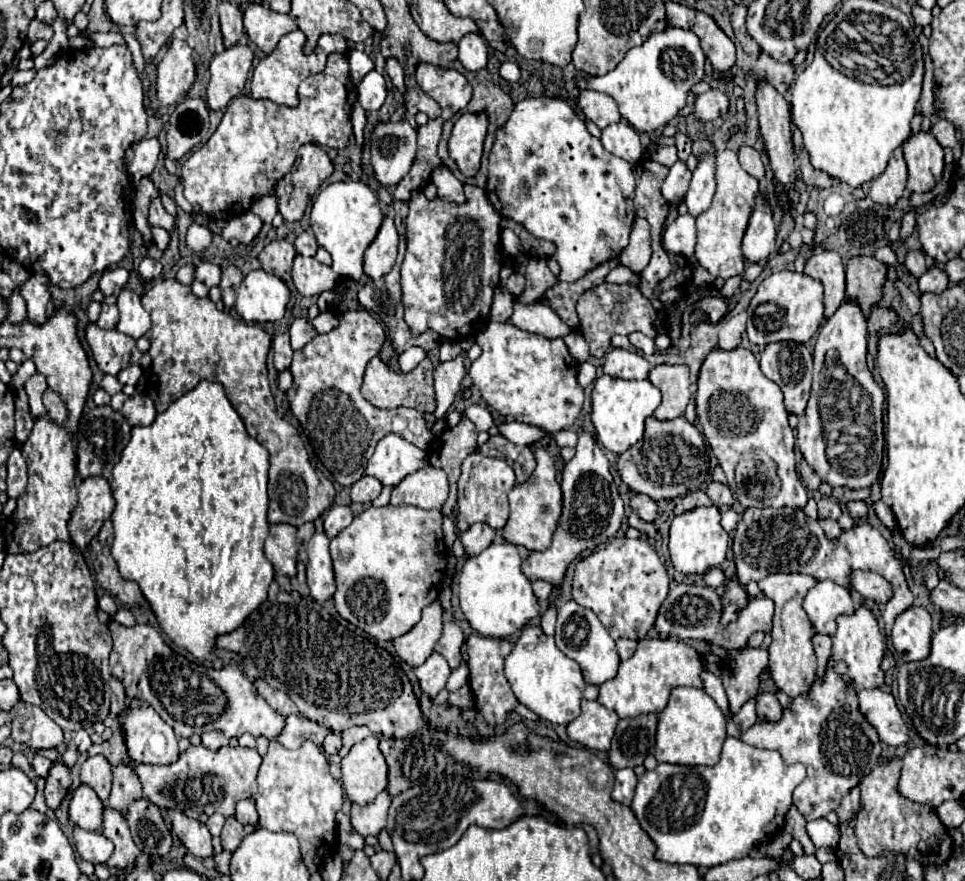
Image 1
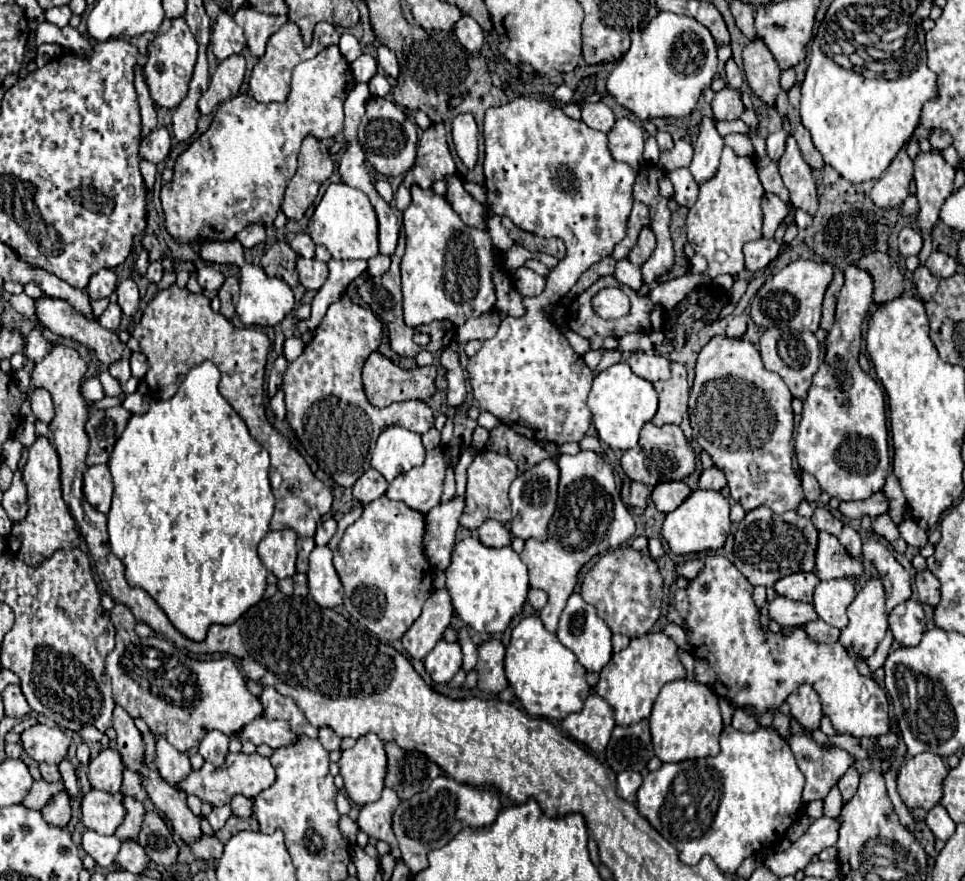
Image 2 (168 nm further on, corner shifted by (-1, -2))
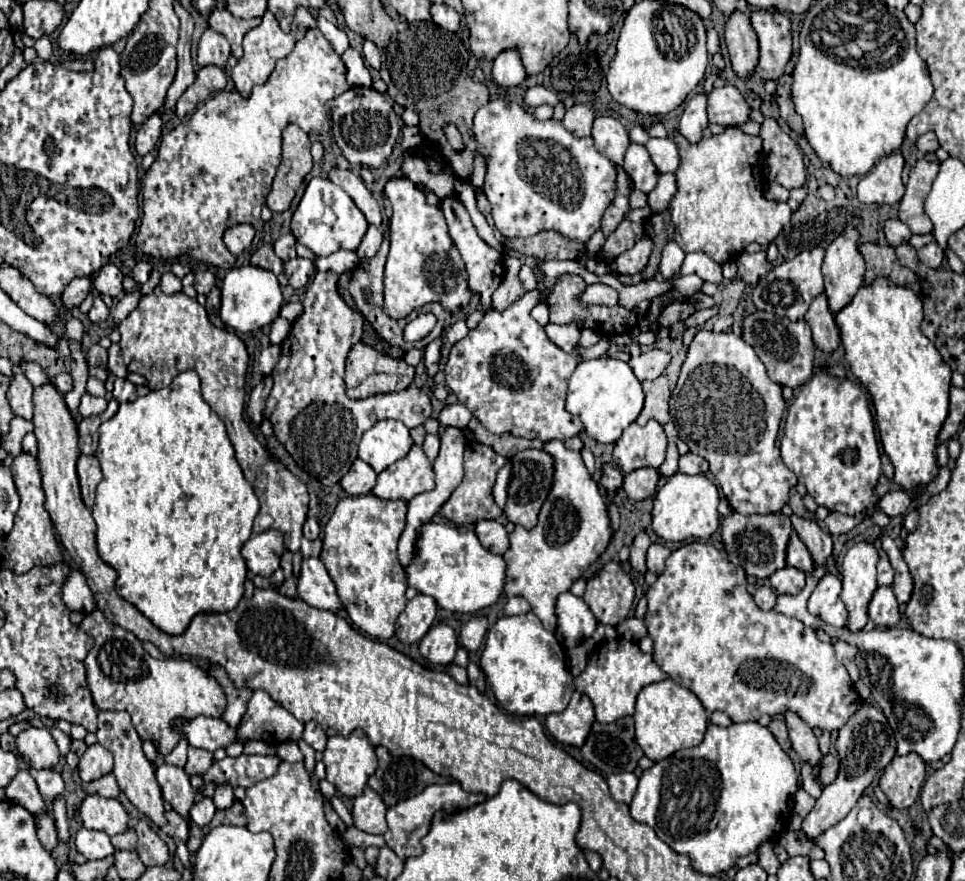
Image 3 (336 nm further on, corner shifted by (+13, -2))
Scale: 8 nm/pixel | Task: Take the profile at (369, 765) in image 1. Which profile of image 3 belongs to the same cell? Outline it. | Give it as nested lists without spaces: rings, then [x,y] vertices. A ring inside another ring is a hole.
[[[355,729],[349,737],[333,735],[327,741],[327,747],[323,751],[323,763],[327,769],[327,781],[337,787],[337,791],[345,797],[357,797],[363,793],[367,779],[377,769],[377,755],[375,747],[369,743],[367,735],[361,729]]]

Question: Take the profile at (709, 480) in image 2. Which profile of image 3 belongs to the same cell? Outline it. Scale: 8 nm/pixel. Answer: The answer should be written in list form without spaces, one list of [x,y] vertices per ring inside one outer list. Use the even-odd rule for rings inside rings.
[[[691,451],[681,455],[679,457],[679,471],[681,473],[687,473],[687,475],[697,475],[697,473],[707,473],[709,471],[709,465],[703,457],[699,455],[693,455]]]

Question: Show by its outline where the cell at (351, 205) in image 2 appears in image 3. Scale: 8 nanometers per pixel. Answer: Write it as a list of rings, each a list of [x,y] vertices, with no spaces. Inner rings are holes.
[[[313,177],[293,213],[291,233],[299,243],[309,247],[315,257],[327,257],[339,249],[357,251],[361,239],[367,233],[367,219],[341,187],[337,187],[329,179]]]

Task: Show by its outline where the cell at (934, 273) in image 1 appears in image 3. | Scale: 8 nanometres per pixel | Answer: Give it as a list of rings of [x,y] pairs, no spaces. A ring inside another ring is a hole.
[[[929,243],[929,245],[921,247],[921,249],[917,251],[917,255],[919,255],[921,263],[925,263],[925,265],[931,267],[931,269],[939,267],[941,261],[943,261],[943,249],[941,249],[937,243]]]

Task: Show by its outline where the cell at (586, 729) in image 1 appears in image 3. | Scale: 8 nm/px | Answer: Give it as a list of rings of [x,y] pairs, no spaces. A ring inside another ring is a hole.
[[[581,691],[573,693],[563,713],[549,713],[545,719],[545,727],[555,737],[555,741],[577,747],[585,743],[585,737],[589,735],[593,723],[595,723],[593,703]]]

